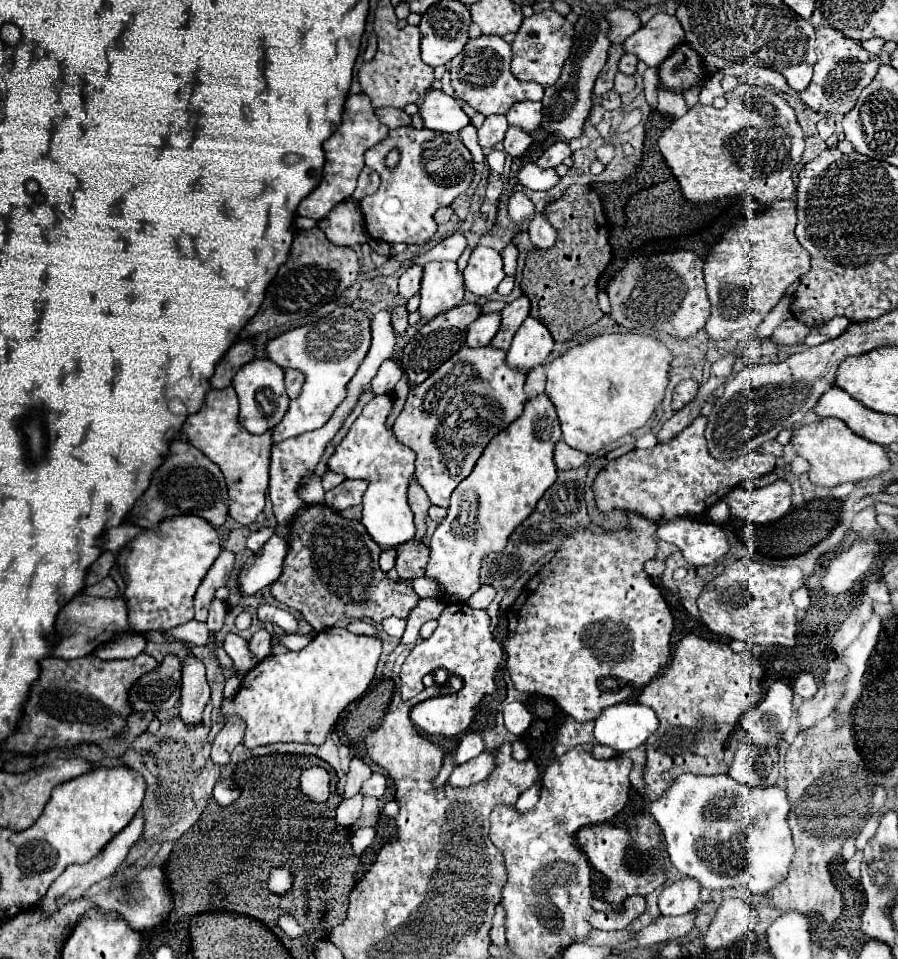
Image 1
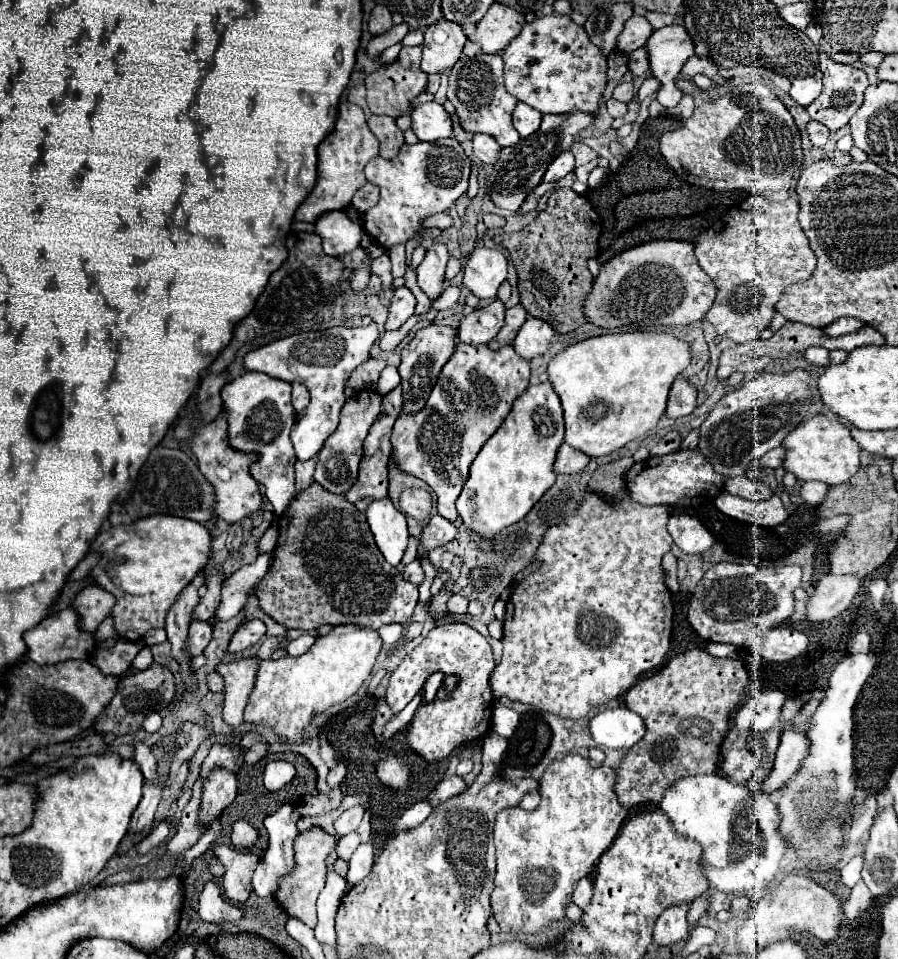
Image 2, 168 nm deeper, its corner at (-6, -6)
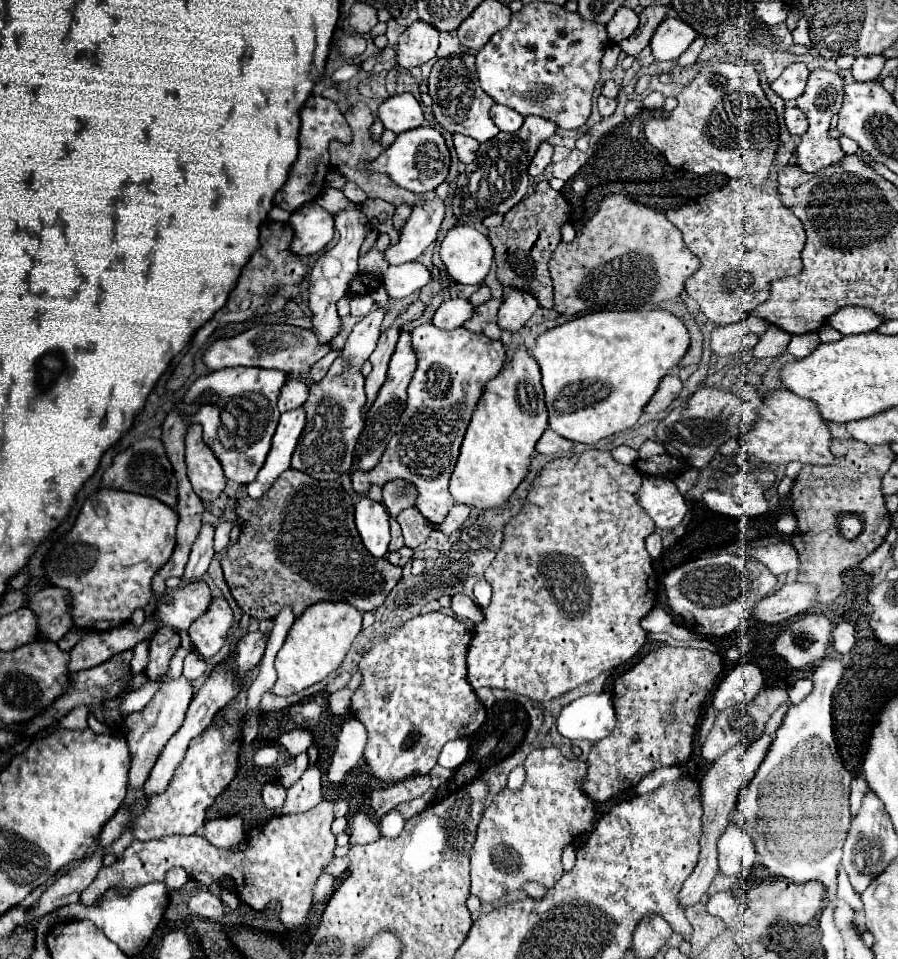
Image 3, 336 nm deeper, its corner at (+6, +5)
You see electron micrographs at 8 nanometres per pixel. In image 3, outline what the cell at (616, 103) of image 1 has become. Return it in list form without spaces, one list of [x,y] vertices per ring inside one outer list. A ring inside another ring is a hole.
[[[599,96],[599,98],[597,98],[597,106],[599,106],[599,114],[601,114],[601,116],[611,116],[611,114],[615,112],[617,100],[607,98],[607,96]]]

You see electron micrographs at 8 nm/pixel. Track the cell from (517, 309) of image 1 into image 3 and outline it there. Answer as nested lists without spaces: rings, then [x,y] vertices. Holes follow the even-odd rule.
[[[491,298],[489,302],[477,306],[475,316],[471,320],[467,320],[465,328],[471,330],[471,332],[481,332],[481,334],[485,334],[485,336],[489,336],[493,340],[499,340],[501,330],[497,326],[497,310],[499,310],[501,304],[503,304],[501,298],[499,300]]]

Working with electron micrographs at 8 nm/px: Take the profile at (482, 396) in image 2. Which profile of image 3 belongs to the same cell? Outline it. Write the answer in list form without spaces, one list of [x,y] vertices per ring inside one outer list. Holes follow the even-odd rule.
[[[421,324],[411,332],[411,338],[417,346],[419,362],[407,390],[407,406],[399,420],[399,428],[375,468],[367,472],[353,472],[351,482],[353,490],[361,496],[367,494],[373,484],[383,486],[397,478],[415,484],[419,490],[415,508],[419,508],[429,522],[441,524],[455,504],[447,486],[459,456],[459,446],[475,406],[481,400],[479,396],[483,396],[487,382],[501,372],[507,350],[501,340],[491,340],[465,328],[439,330],[433,324]]]

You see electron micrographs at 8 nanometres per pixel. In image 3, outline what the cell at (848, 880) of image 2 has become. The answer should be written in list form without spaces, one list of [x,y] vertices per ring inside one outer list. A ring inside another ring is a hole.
[[[839,868],[839,876],[837,876],[837,898],[839,900],[845,900],[845,902],[855,902],[857,900],[857,894],[855,890],[851,888],[849,884],[849,878],[847,878],[847,872],[843,868]]]

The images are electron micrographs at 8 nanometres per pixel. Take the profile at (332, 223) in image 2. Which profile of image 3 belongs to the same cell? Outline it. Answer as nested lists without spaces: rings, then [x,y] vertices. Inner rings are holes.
[[[315,200],[305,204],[297,212],[291,214],[289,224],[295,228],[295,240],[291,242],[291,250],[299,252],[299,256],[311,256],[325,248],[335,234],[335,218]]]

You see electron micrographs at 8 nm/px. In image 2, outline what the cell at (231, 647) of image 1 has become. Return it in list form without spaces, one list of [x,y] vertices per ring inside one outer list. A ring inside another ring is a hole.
[[[253,619],[253,621],[247,621],[245,625],[239,625],[237,631],[231,635],[229,639],[229,645],[227,645],[227,653],[241,653],[245,651],[247,647],[251,647],[253,643],[257,643],[265,633],[265,625],[263,621],[259,619]]]

